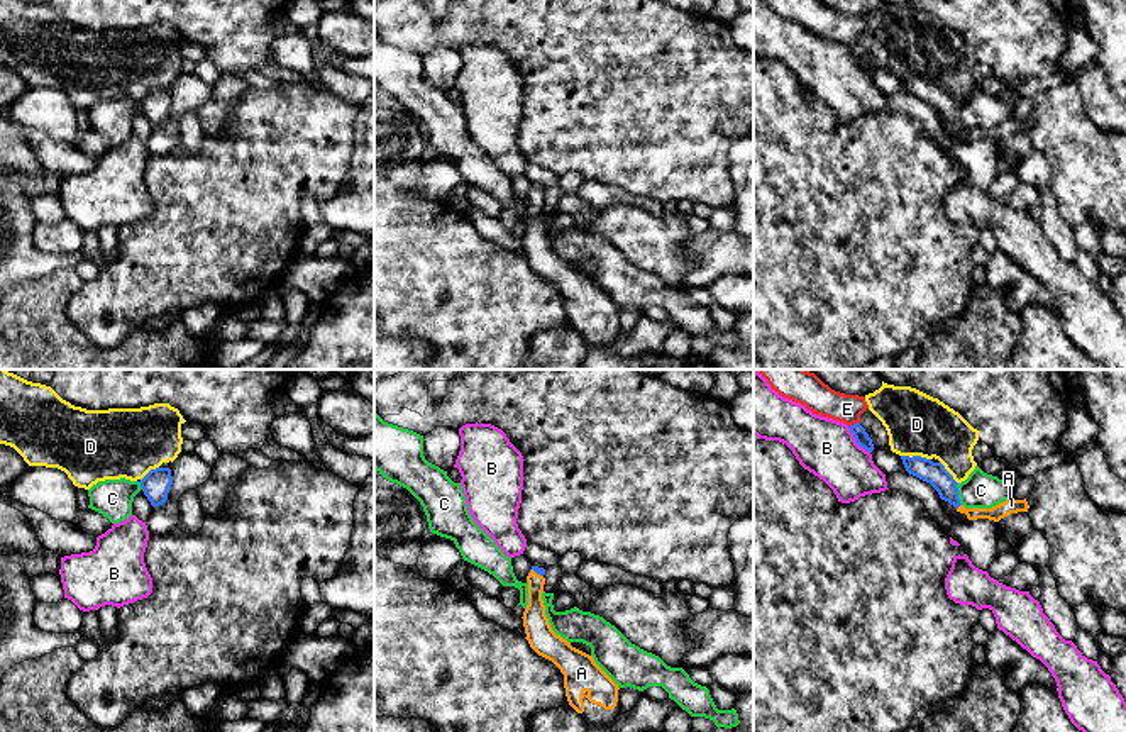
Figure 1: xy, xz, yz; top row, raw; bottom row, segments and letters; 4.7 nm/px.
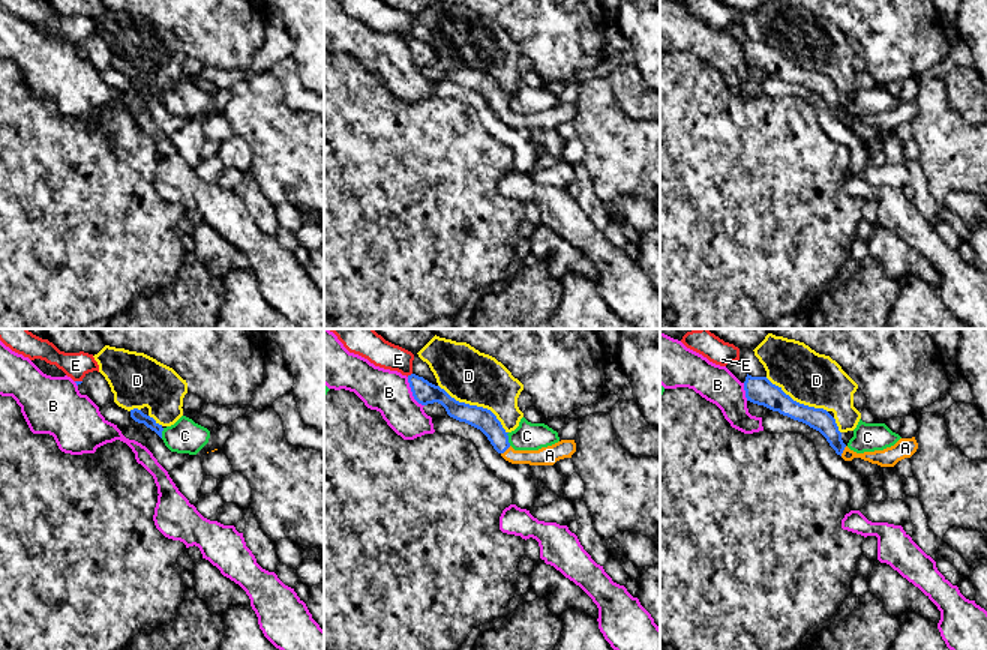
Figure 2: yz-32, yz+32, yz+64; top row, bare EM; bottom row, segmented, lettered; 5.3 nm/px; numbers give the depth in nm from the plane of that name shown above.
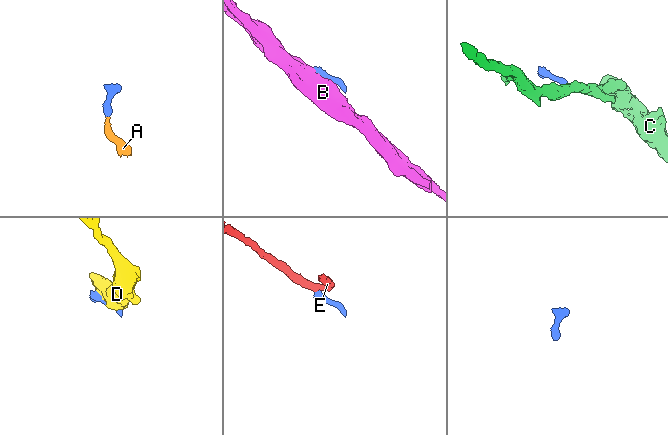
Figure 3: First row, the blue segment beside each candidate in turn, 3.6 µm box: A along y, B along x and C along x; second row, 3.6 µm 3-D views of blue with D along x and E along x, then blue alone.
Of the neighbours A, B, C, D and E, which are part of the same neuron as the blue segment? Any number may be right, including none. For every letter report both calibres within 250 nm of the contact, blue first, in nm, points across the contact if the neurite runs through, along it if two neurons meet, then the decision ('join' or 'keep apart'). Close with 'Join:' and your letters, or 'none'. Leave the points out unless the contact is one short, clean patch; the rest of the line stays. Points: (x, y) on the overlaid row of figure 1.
A: calibres 110 and 70 nm; way yz (933, 473), (959, 505), (967, 512), (1011, 505); join
B: calibres 70 and 280 nm; border yz (847, 427), (854, 439), (869, 453); keep apart
C: calibres 110 and 170 nm; border yz (957, 483), (957, 497), (962, 504); keep apart
D: calibres 110 and 300 nm; keep apart
E: calibres 70 and 150 nm; border yz (859, 421), (849, 427); keep apart
Join: A

